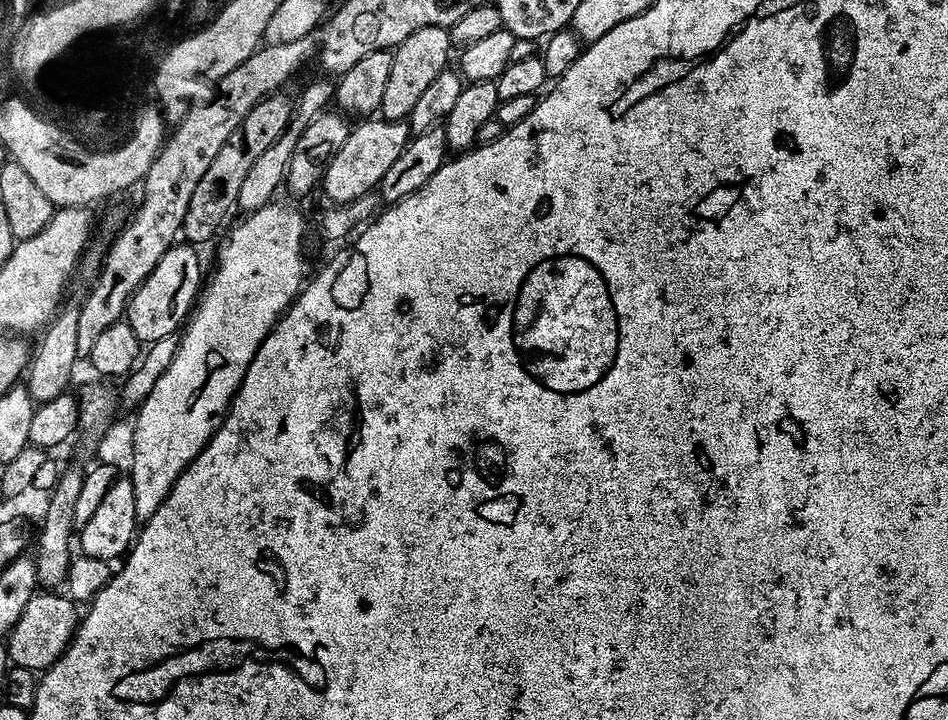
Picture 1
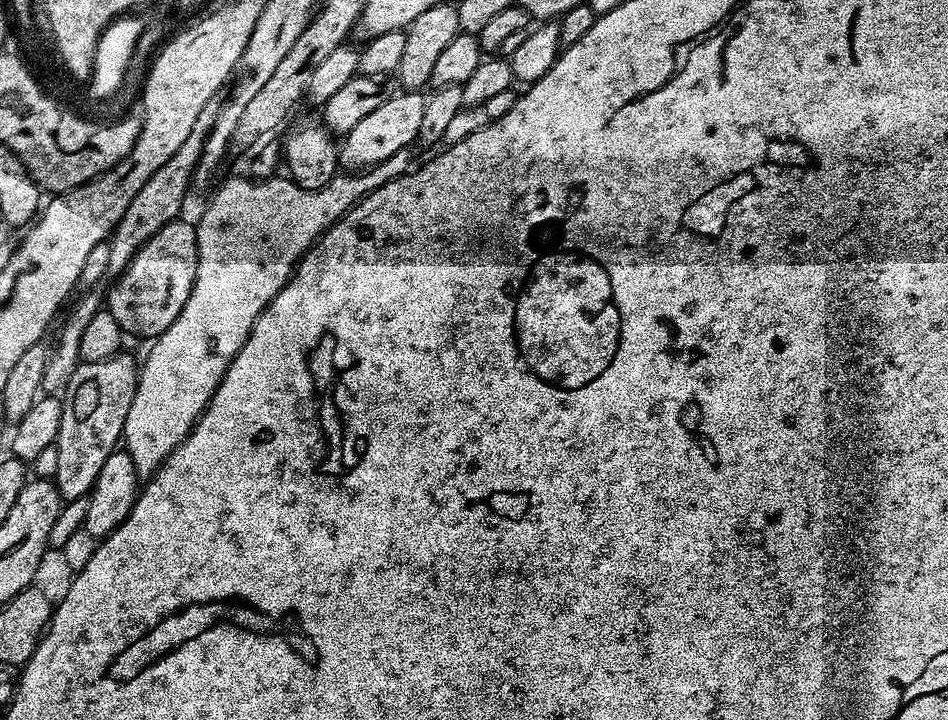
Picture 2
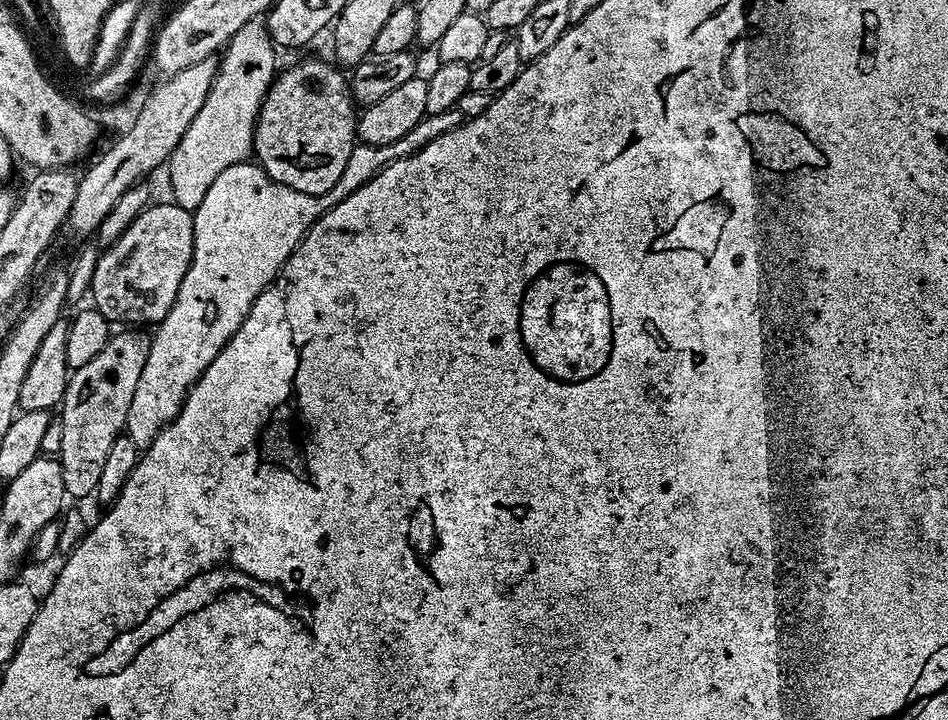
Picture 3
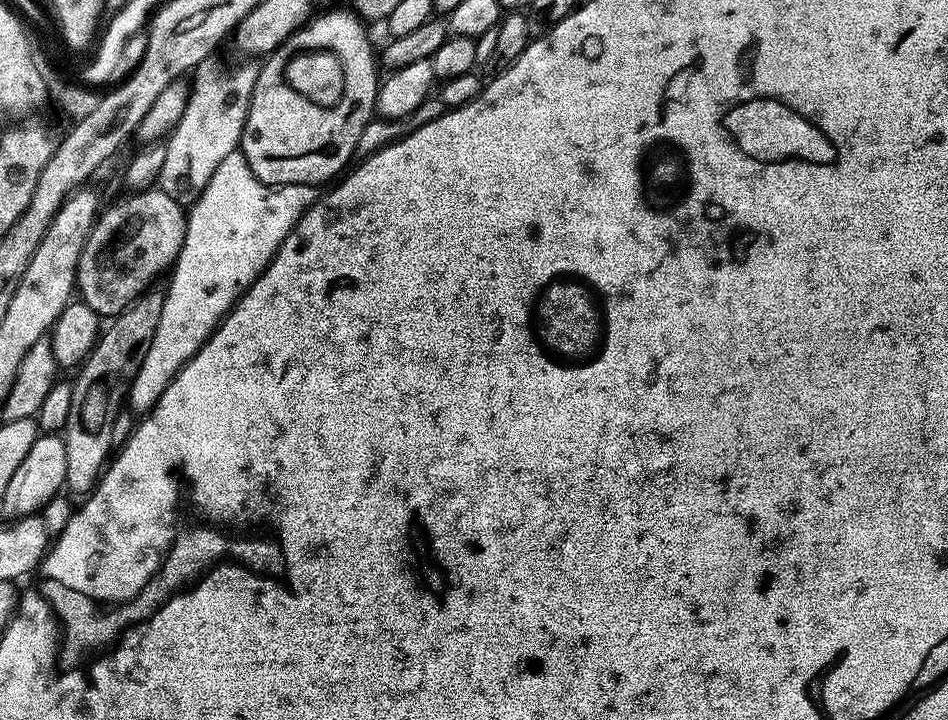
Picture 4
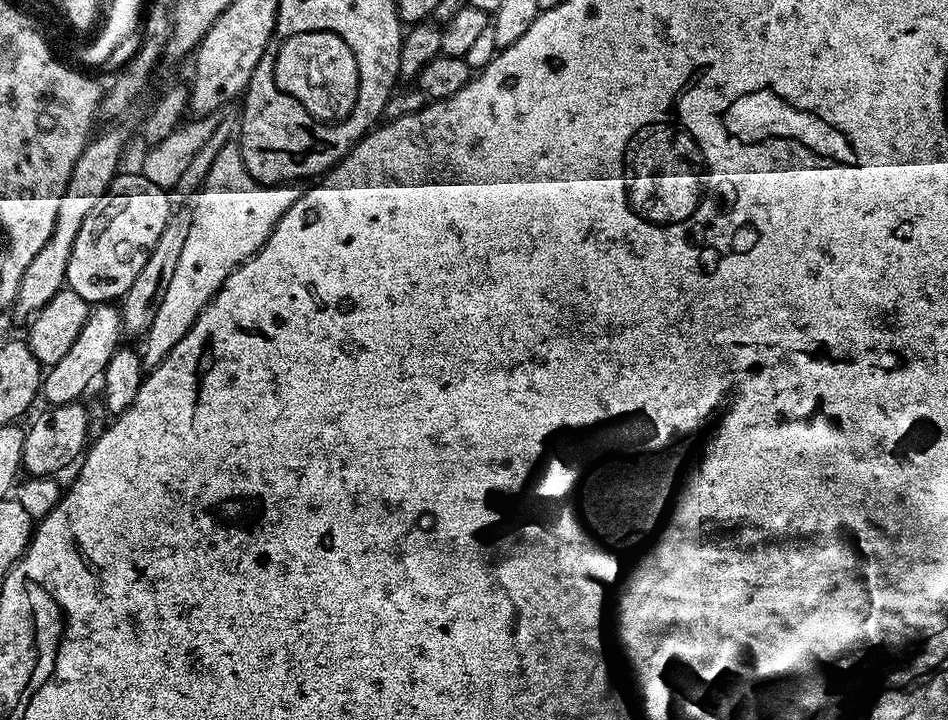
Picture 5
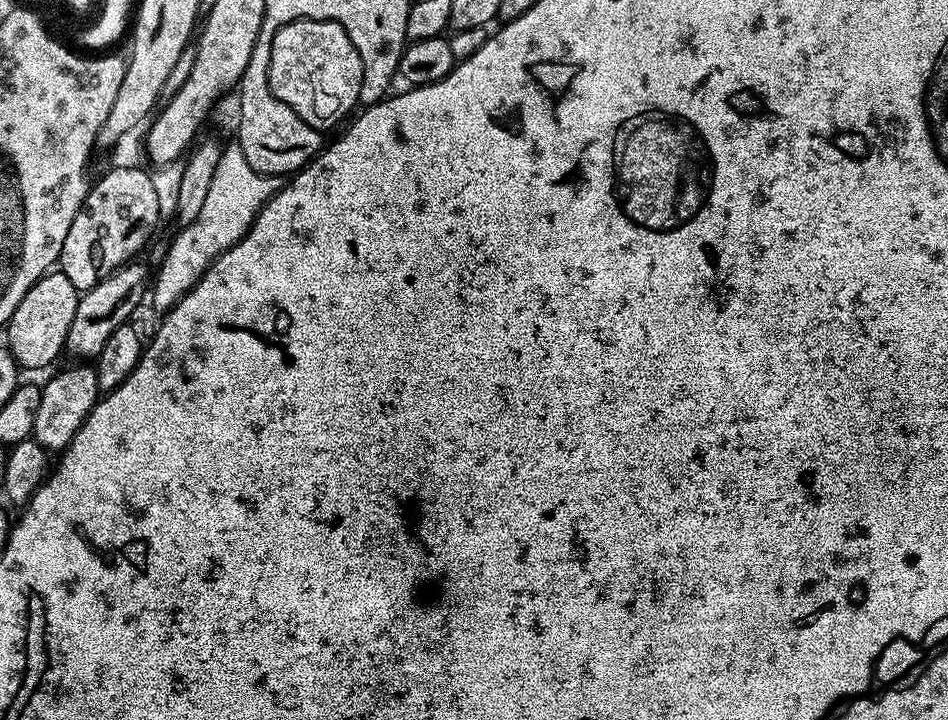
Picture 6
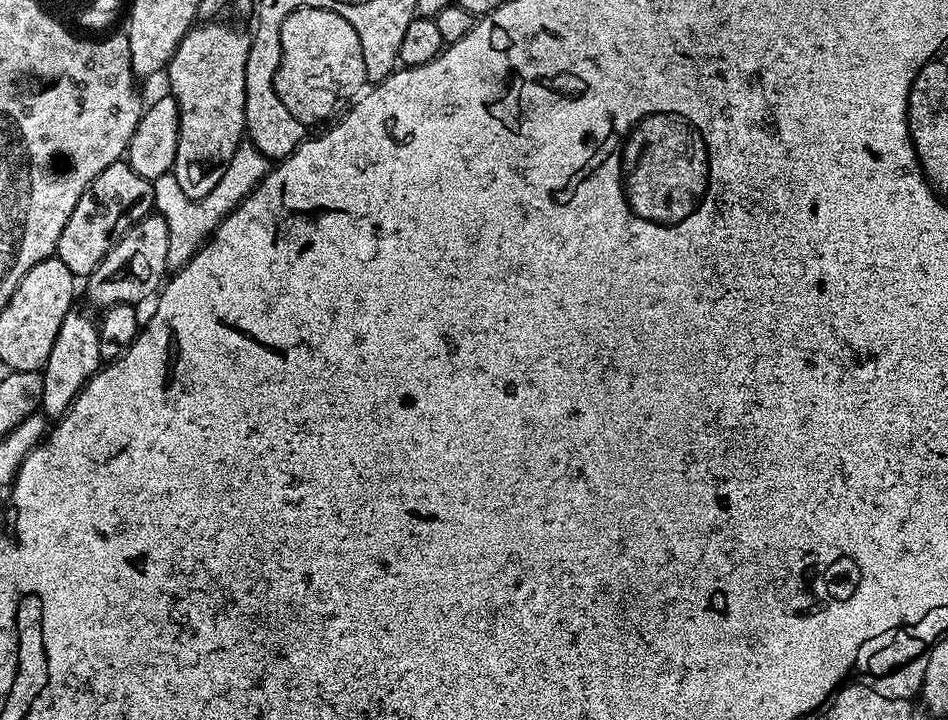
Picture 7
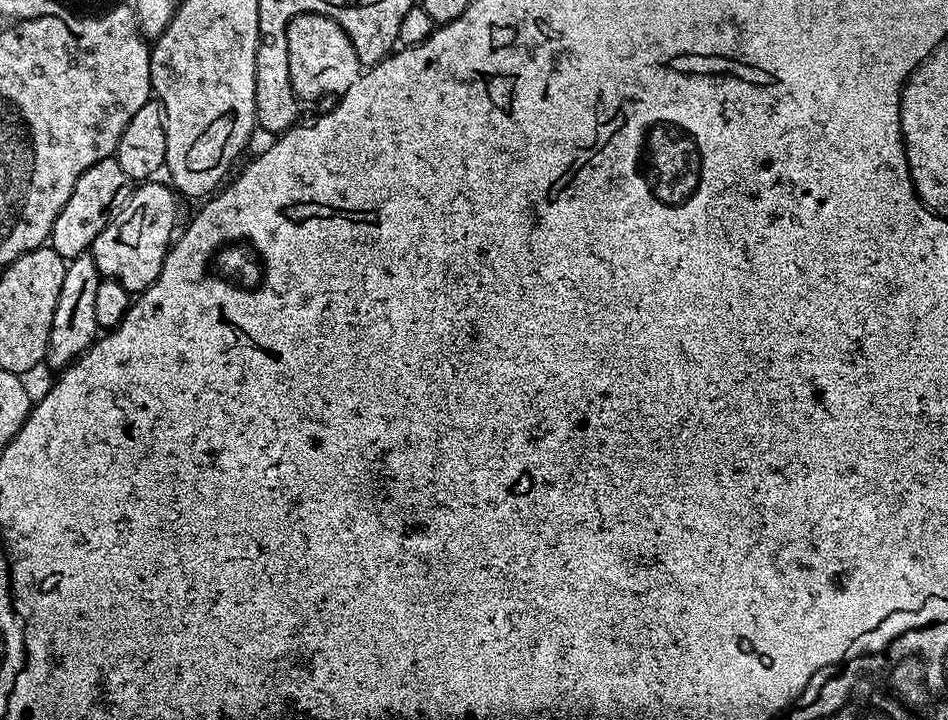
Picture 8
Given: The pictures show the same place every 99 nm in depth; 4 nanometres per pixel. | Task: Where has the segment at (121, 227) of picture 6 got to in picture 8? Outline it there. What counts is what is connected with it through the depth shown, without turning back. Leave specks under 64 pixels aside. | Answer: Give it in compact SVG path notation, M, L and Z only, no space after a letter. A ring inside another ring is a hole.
M115 155L107 156L102 162L94 162L94 166L87 168L82 178L74 182L74 190L70 198L66 198L66 206L62 206L58 218L54 218L50 237L51 248L65 262L73 260L75 256L85 255L91 249L94 238L98 238L98 234L106 230L113 216L132 197L133 191L134 181L124 173L122 166L118 166Z

